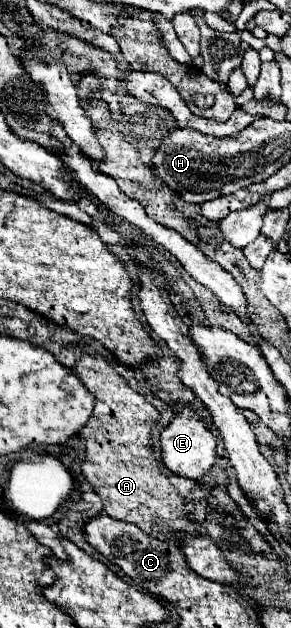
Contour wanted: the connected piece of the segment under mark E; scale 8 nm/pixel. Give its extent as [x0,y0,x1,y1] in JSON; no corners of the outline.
[160,405,218,479]

